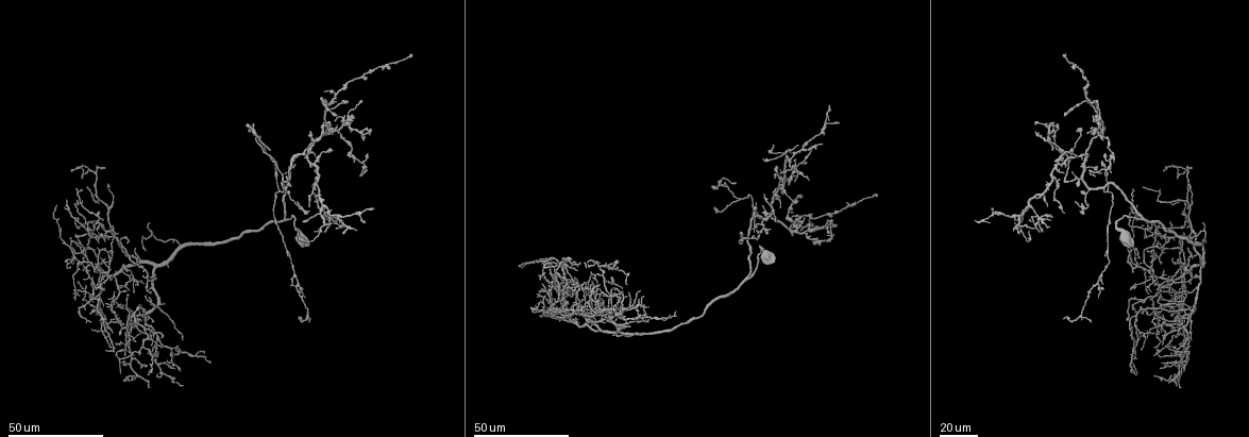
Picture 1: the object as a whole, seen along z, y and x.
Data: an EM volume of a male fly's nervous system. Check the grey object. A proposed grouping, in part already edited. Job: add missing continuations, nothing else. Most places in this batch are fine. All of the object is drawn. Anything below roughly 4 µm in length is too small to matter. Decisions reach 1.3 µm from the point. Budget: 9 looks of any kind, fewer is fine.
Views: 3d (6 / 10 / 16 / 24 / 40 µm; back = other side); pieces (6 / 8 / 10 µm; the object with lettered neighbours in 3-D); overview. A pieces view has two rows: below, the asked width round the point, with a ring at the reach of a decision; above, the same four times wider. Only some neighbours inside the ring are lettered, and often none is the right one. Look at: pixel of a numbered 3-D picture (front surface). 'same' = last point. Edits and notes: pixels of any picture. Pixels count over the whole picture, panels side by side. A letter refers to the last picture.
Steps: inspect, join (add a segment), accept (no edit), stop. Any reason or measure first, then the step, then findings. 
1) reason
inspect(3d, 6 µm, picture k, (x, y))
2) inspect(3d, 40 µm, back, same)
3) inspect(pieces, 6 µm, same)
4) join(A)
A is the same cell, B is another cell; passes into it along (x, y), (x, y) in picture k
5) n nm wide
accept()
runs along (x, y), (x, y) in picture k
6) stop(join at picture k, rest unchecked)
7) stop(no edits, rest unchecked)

tapers out
inspect(3d, 24 µm, picture 1, (71, 237))

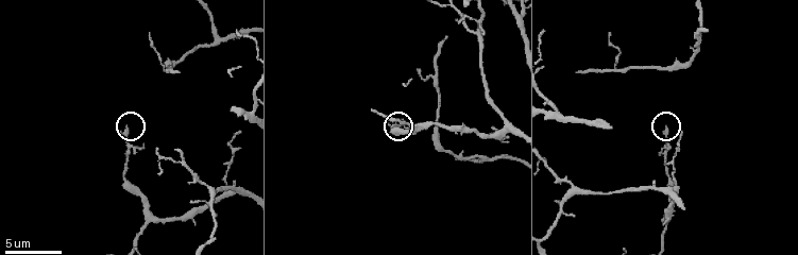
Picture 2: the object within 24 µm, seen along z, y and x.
inspect(pieces, 8 µm, picture 2, (666, 127))

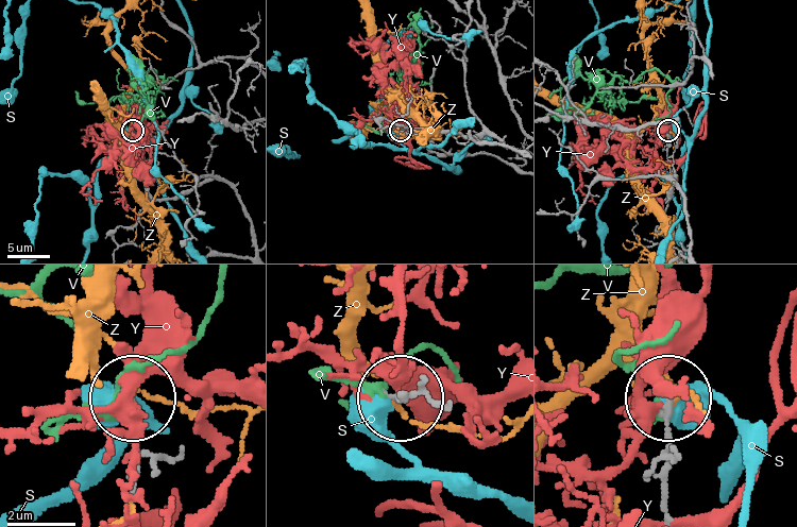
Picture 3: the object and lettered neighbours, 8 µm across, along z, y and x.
180 nm wide
accept()
S, V, Y and Z are other cells; runs along (664, 508), (664, 400) in picture 3; none of them fits

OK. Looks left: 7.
an open end
inspect(3d, 40 µm, picture 1, (71, 170))

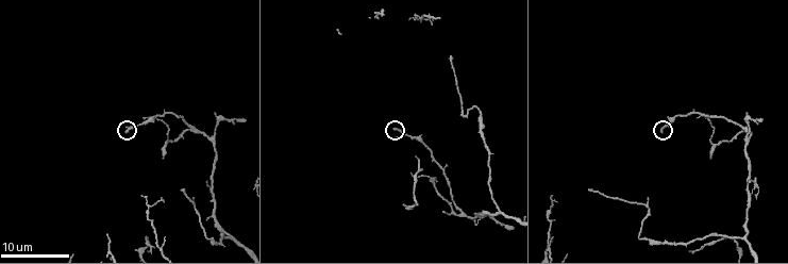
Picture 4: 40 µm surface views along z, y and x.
inspect(pieces, 10 µm, picture 4, (126, 129))

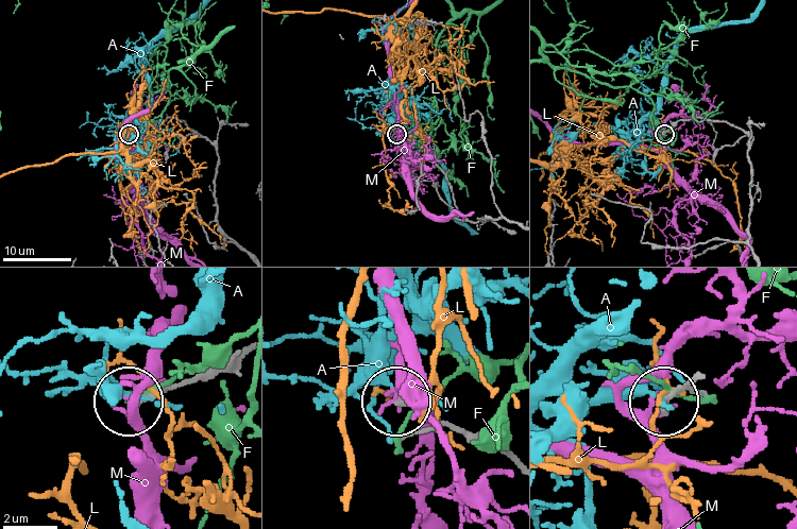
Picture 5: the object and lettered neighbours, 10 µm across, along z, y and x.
accept()
A, F, L and M are other cells; runs along (510, 461), (403, 402) in picture 5; no lettered segment goes on from it

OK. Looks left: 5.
free end
inspect(3d, 40 µm, picture 1, (270, 149))

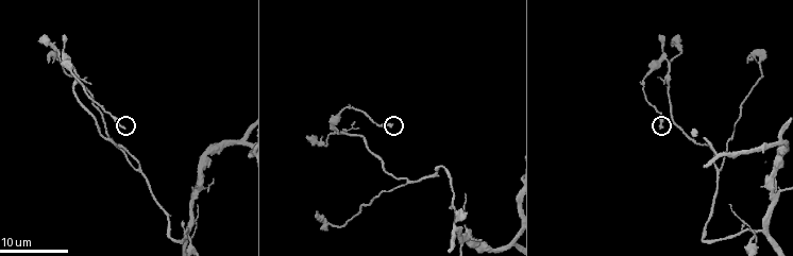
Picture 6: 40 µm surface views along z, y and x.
see the neighbours
inspect(pieces, 8 µm, picture 6, (124, 127))

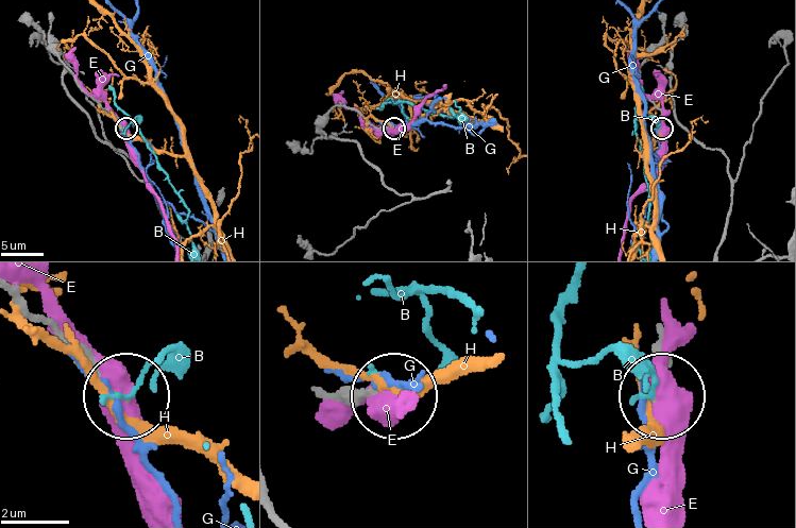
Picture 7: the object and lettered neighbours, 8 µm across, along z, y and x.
270 nm wide
accept()
B, E, G and H are other cells; runs along (659, 343), (659, 391) in picture 7; none of them fits

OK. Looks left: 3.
an open end
inspect(3d, 40 µm, picture 1, (306, 221))

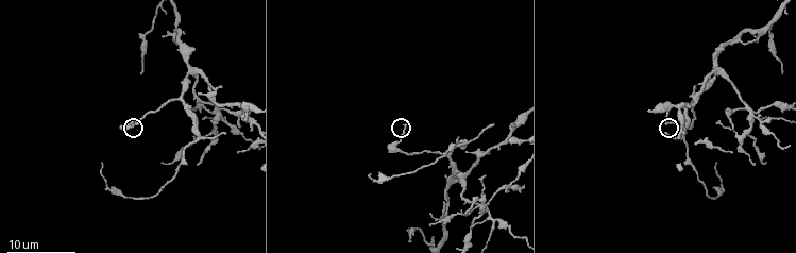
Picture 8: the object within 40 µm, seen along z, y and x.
inspect(pieces, 6 µm, picture 8, (403, 123))

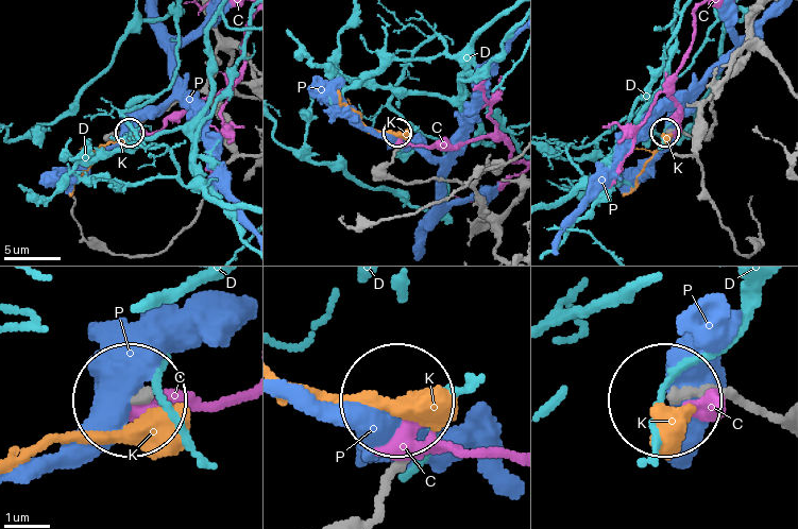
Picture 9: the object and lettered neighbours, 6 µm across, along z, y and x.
210 nm wide
accept()
C, D, K and P are other cells; runs along (778, 413), (679, 394) in picture 9; none of them fits

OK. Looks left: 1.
stop(no edits, rest unchecked)

